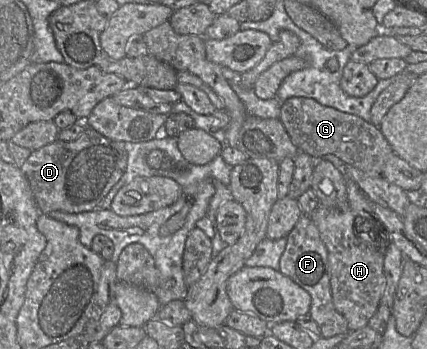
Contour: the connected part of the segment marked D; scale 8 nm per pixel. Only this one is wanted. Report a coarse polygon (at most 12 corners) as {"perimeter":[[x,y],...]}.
{"perimeter":[[91,127],[21,166],[42,214],[95,210],[127,152]]}

